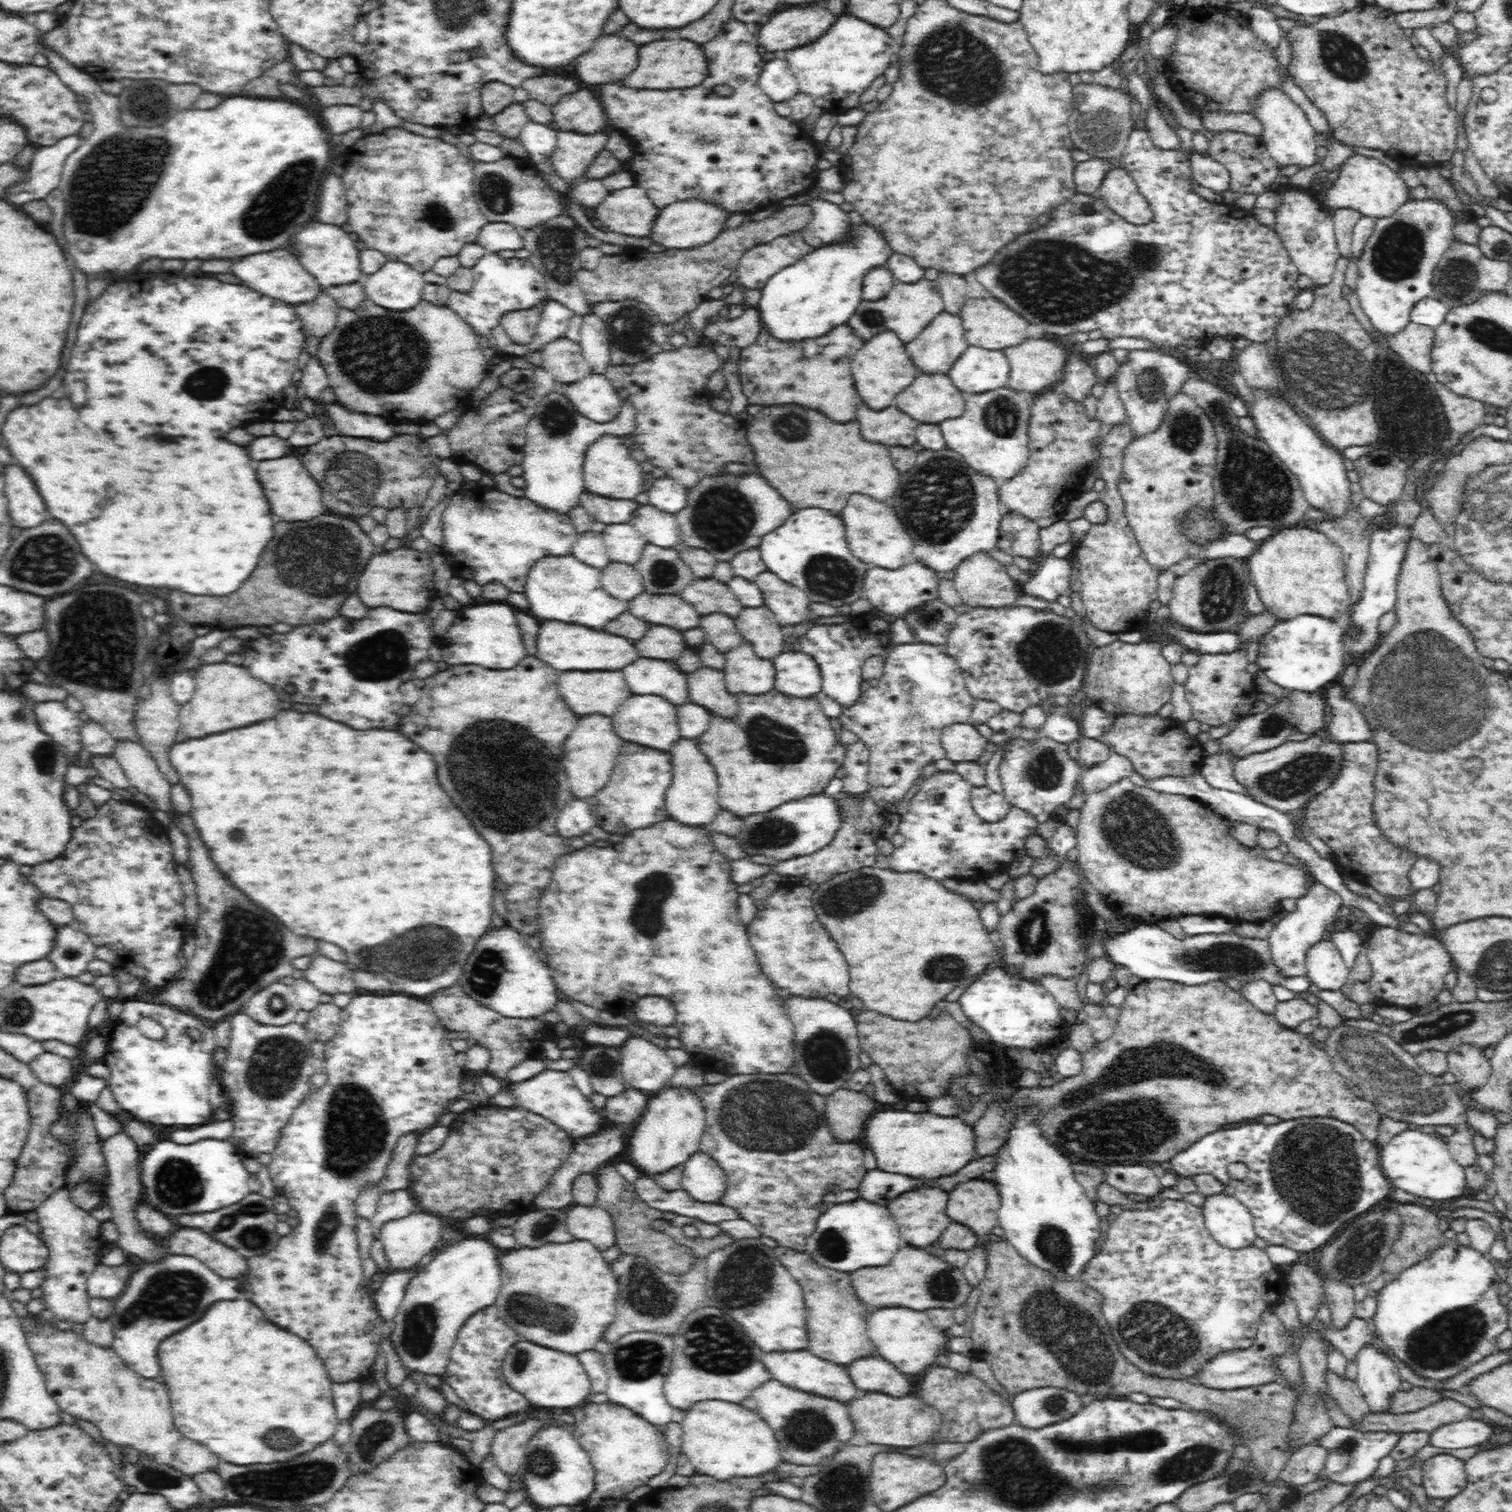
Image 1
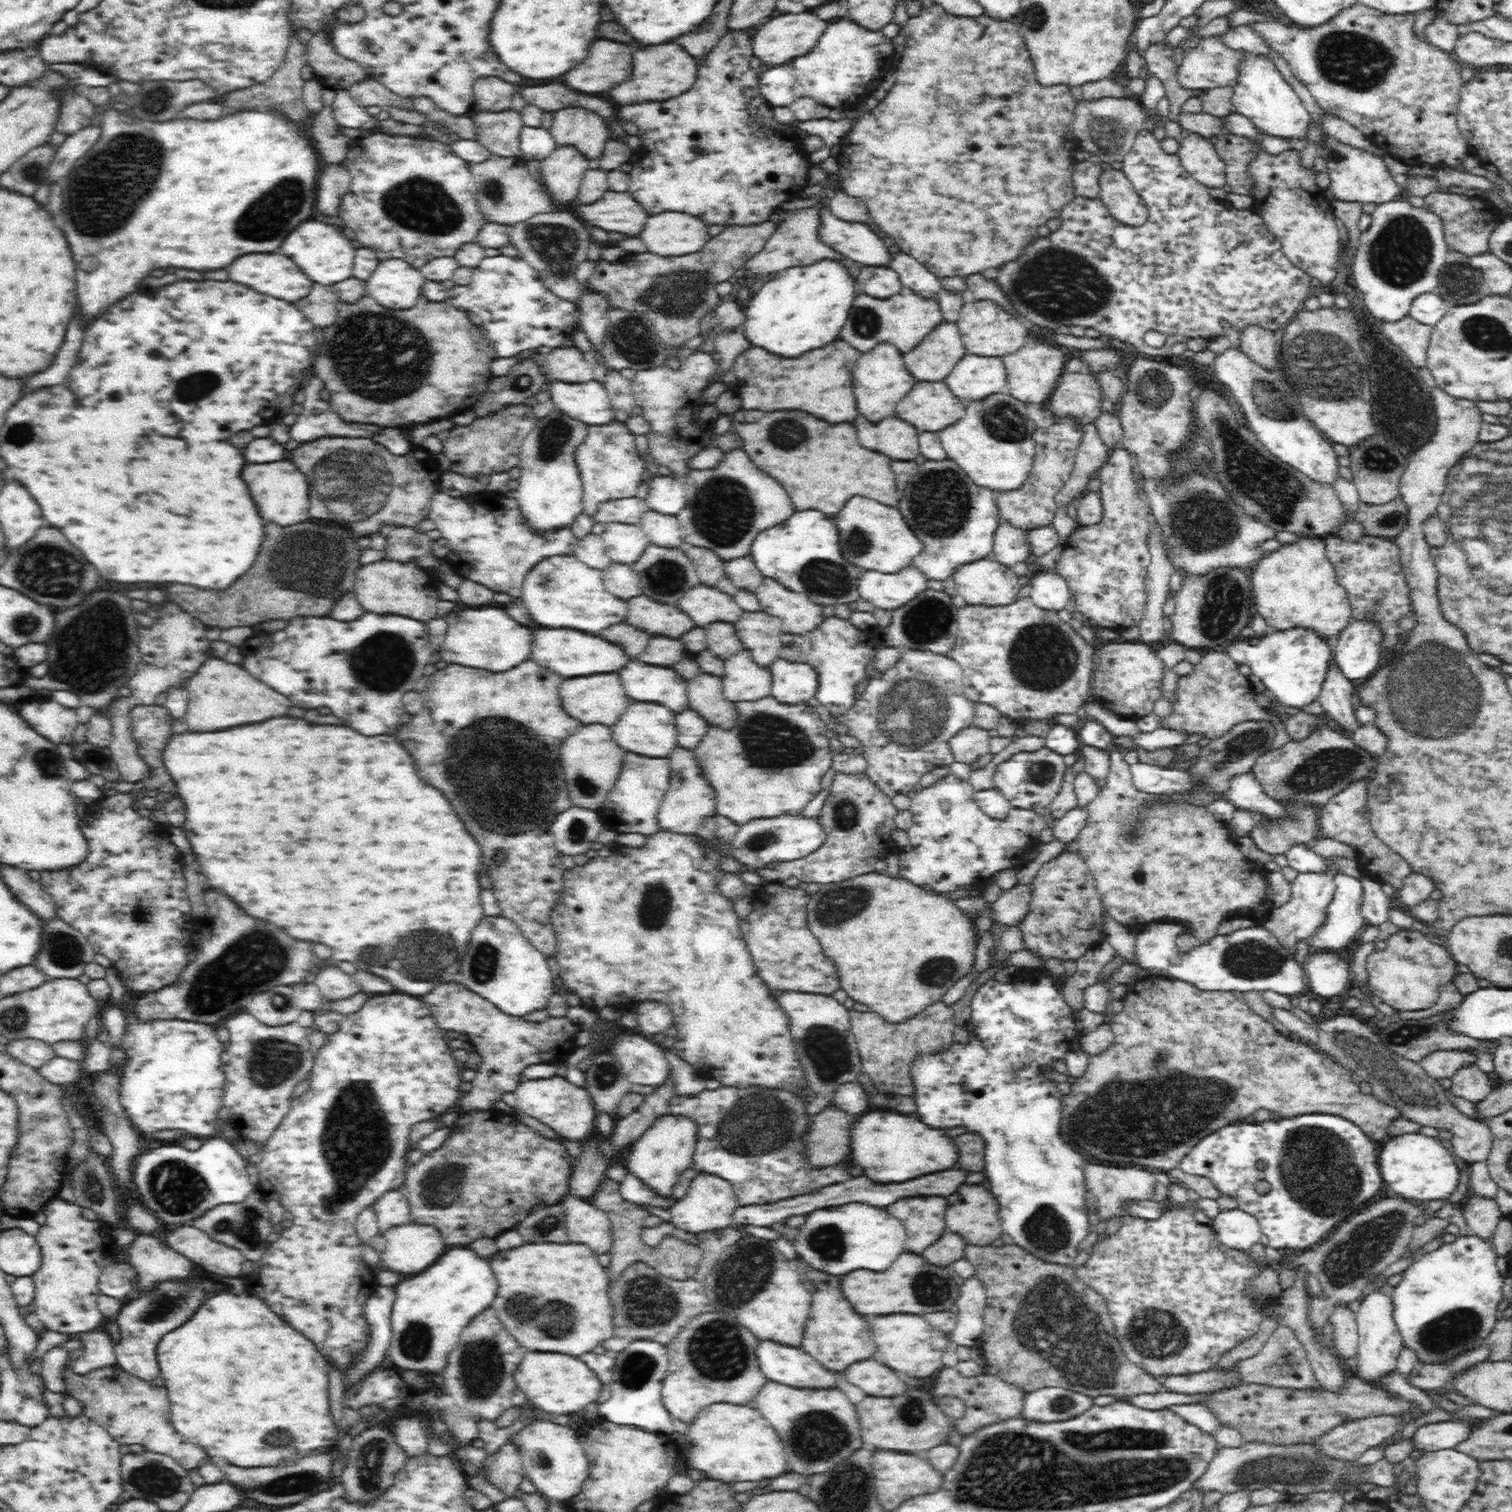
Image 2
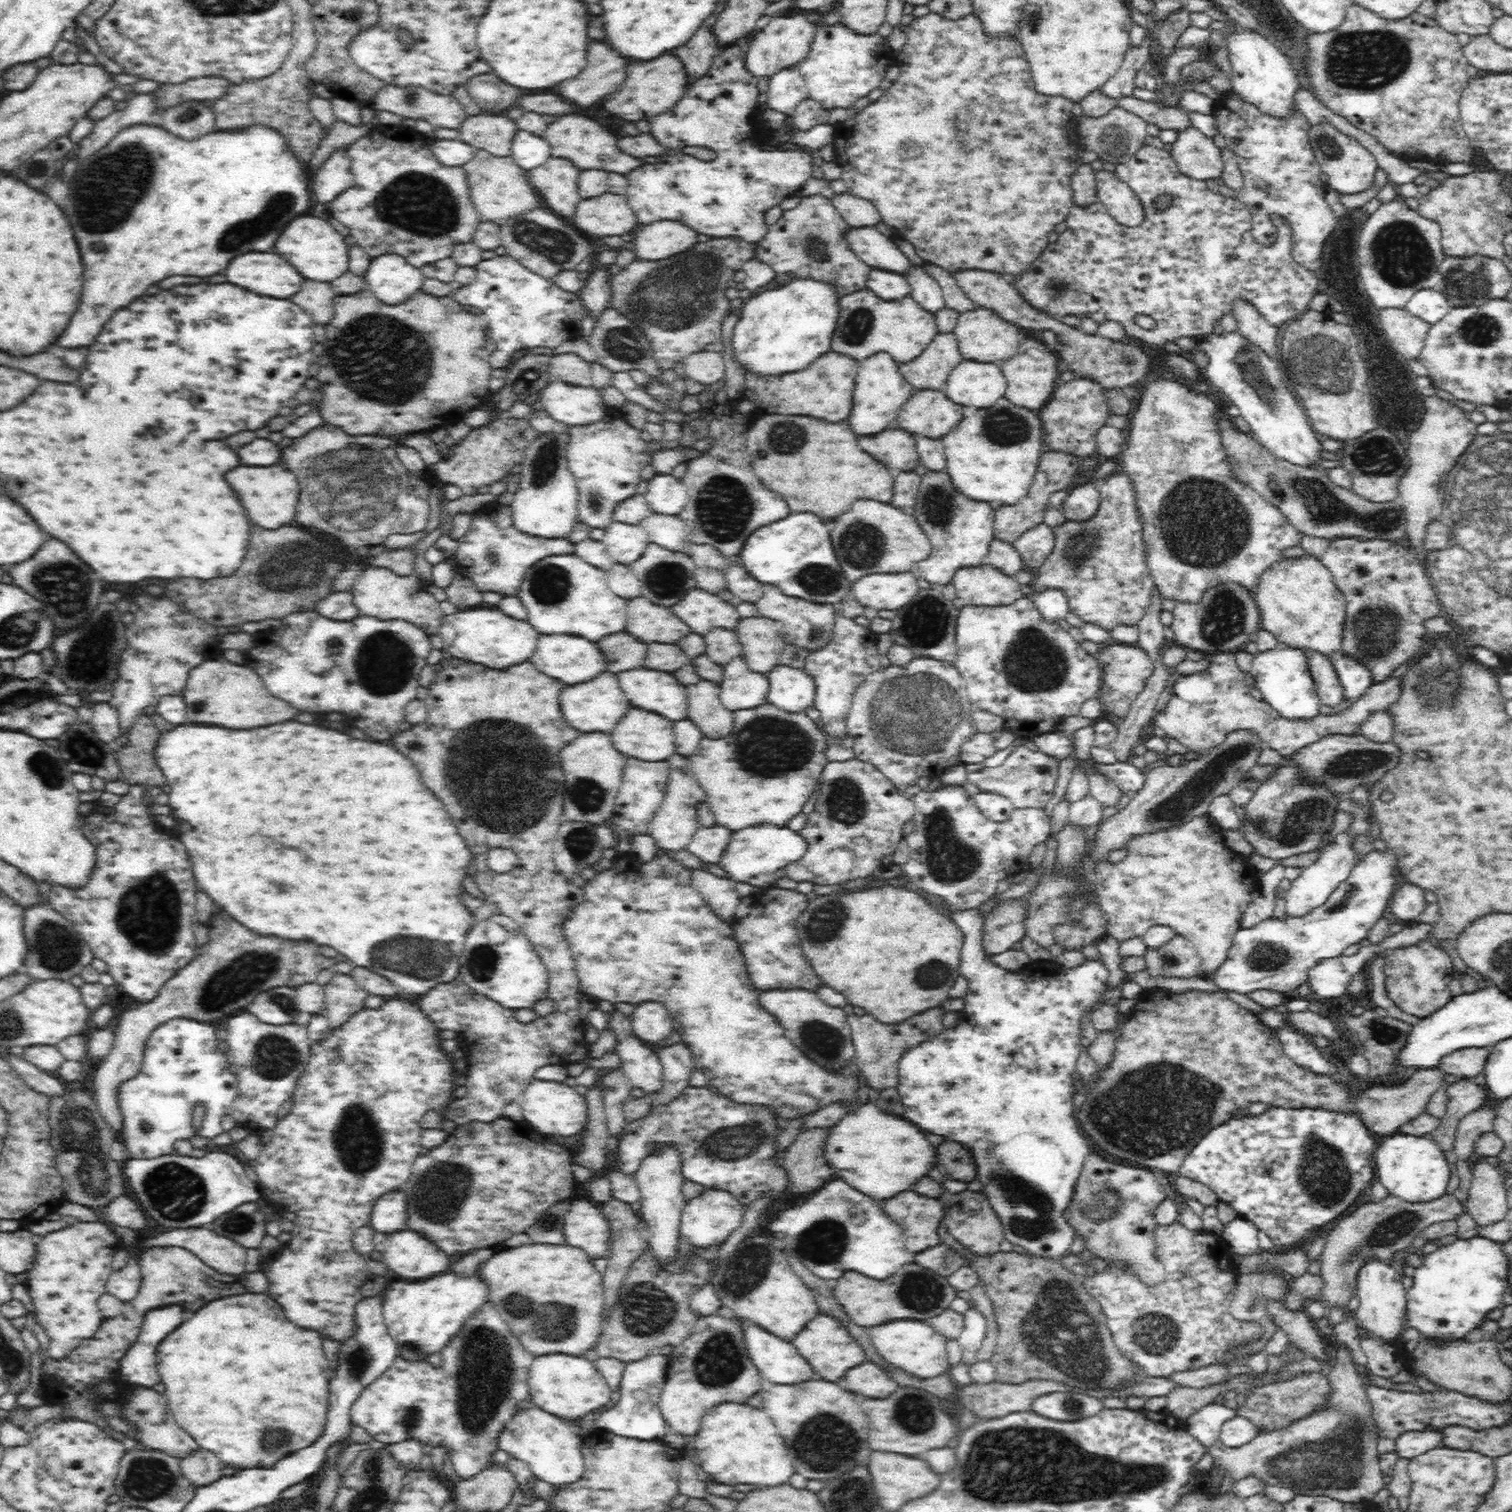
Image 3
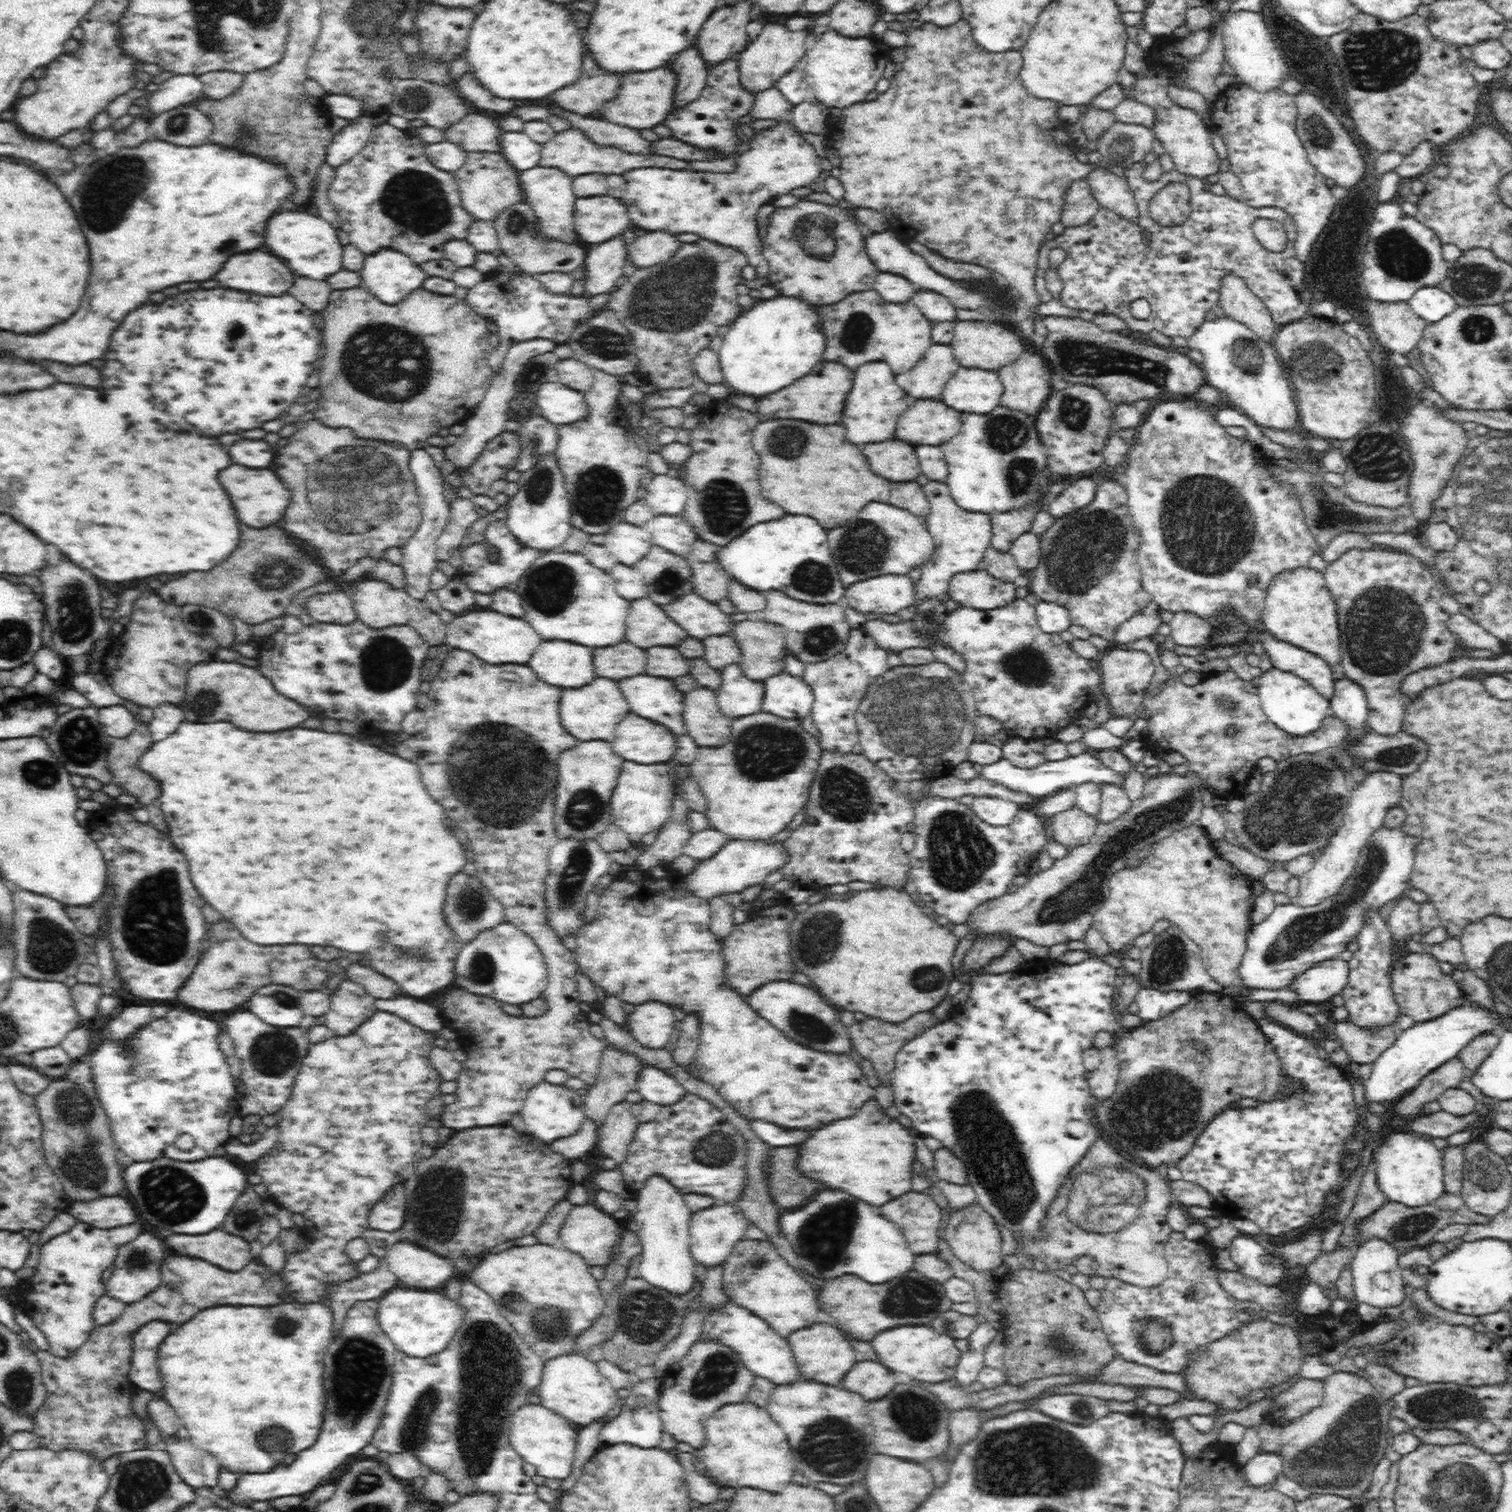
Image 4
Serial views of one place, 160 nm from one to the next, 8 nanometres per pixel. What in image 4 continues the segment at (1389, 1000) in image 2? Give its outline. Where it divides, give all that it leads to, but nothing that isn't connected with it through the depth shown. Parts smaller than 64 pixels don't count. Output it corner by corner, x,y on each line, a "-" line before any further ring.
1406,953
1397,956
1392,971
1392,988
1396,1002
1400,1005
1401,1013
1410,1016
1415,1023
1425,1023
1436,1020
1448,1014
1451,1010
1471,1006
1469,1000
1463,994
1460,985
1454,981
1451,974
1442,973
1437,961
1430,953

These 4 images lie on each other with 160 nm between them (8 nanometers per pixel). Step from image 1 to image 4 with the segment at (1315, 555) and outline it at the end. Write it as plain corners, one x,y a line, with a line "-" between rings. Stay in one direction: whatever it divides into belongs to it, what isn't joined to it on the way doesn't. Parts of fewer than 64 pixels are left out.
1305,568
1295,570
1294,574
1282,574
1270,586
1265,604
1263,624
1266,631
1322,658
1330,666
1341,664
1337,609
1321,572

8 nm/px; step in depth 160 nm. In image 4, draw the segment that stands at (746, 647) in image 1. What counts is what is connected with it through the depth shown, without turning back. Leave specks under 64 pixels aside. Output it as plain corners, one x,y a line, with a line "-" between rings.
728,665
720,671
717,705
720,713
732,722
762,712
765,692
763,682
746,678
739,665

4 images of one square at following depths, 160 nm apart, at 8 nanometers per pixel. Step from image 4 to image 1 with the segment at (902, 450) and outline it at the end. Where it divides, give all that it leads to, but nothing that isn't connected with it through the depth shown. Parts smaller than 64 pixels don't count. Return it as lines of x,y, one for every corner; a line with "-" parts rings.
860,404
856,420
866,442
909,449
917,442
915,434
920,424
895,406
882,412
870,412

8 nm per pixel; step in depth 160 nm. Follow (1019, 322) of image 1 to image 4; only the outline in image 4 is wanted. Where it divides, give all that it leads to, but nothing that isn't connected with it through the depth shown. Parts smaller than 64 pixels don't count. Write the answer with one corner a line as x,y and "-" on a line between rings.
992,320
987,321
959,321
953,328
953,339
950,344
954,359
958,365
967,369
982,369
996,372
1003,366
1018,360
1024,352
1024,340
1016,330
1004,327

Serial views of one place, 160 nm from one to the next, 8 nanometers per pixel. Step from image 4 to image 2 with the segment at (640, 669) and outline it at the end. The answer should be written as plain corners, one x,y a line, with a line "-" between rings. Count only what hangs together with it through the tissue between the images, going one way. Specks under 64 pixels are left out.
618,624
618,626
610,626
606,630
602,630
600,638
622,646
624,654
628,654
628,660
634,660
642,654
642,650
646,650
650,636
628,626
628,624

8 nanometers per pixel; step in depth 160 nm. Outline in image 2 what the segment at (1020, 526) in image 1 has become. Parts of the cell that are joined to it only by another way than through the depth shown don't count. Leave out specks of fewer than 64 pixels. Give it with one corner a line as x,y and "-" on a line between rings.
1000,522
994,532
992,550
987,558
1010,568
1014,564
1026,562
1030,555
1030,547
1025,538
1026,531

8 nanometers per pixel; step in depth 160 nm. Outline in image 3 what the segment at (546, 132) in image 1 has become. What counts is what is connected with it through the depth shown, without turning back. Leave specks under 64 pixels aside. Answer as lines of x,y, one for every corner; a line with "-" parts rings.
517,131
510,142
510,157
525,172
545,164
550,157
550,147
543,138

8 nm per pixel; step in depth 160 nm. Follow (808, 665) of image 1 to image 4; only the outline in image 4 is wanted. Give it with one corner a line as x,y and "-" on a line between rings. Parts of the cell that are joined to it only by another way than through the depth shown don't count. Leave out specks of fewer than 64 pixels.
784,672
763,682
765,692
762,711
783,720
796,720
810,716
814,697
802,678

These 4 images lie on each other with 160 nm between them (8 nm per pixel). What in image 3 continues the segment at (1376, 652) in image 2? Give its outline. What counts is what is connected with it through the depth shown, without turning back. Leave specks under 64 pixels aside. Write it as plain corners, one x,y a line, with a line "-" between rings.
1340,653
1334,654
1329,660
1335,666
1338,681
1342,685
1342,700
1354,704
1367,695
1373,680
1370,671
1364,665

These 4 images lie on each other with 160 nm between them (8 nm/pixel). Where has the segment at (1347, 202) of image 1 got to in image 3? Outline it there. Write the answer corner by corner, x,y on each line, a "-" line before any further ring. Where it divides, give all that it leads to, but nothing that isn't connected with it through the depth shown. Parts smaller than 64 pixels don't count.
1323,120
1319,124
1309,124
1307,127
1308,145
1314,153
1317,164
1329,178
1327,186
1336,189
1340,194
1356,194
1372,186
1377,163
1368,150
1360,146
1354,139
1338,131
1330,120

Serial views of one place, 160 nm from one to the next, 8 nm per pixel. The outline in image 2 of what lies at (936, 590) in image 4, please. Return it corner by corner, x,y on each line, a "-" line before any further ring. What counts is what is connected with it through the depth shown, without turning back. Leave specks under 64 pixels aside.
948,459
922,463
908,486
914,488
910,504
914,524
910,524
910,528
925,544
925,551
913,560
912,566
927,580
942,582
953,576
959,566
987,558
1000,523
999,510
990,490
972,484
966,473

